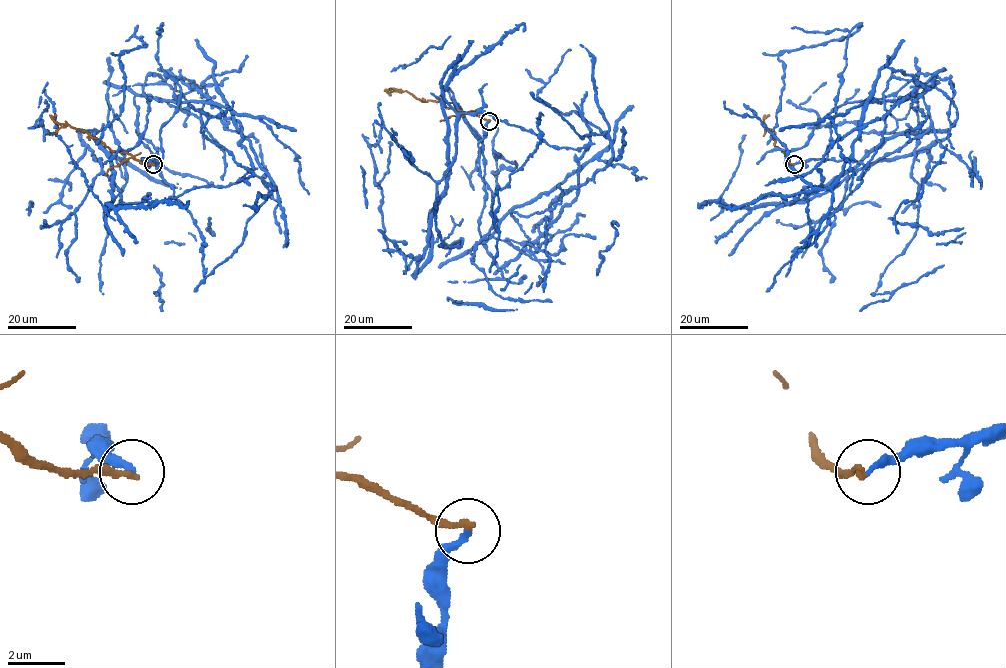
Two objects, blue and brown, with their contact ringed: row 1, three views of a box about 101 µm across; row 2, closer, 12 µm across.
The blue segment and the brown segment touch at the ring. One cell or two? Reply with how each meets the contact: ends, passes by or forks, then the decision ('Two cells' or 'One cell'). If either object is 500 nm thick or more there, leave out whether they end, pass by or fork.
At the ring blue ends. At the ring brown ends. Two cells

